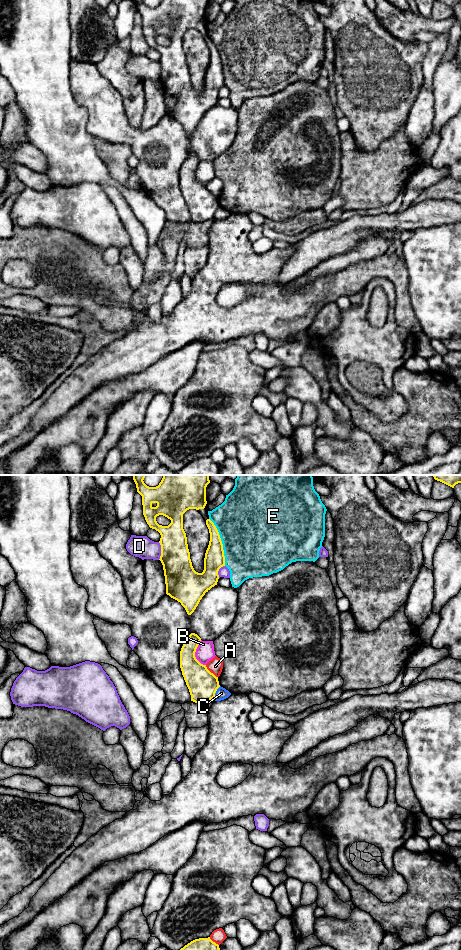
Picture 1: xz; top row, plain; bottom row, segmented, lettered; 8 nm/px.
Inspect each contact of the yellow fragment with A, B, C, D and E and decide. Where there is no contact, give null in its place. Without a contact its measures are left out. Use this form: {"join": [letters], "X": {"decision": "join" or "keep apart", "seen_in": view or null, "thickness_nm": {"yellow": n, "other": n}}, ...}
{"join": [], "A": {"decision": "keep apart", "seen_in": "xz", "thickness_nm": {"yellow": 240, "other": 120}}, "B": {"decision": "keep apart", "seen_in": "xz", "thickness_nm": {"yellow": 240, "other": 150}}, "C": {"decision": "keep apart", "seen_in": "xz", "thickness_nm": {"yellow": 240, "other": 90}}, "D": {"decision": "keep apart", "seen_in": "xz", "thickness_nm": {"yellow": 240, "other": 180}}, "E": {"decision": "keep apart", "seen_in": "xz", "thickness_nm": {"yellow": 160, "other": 500}}}

